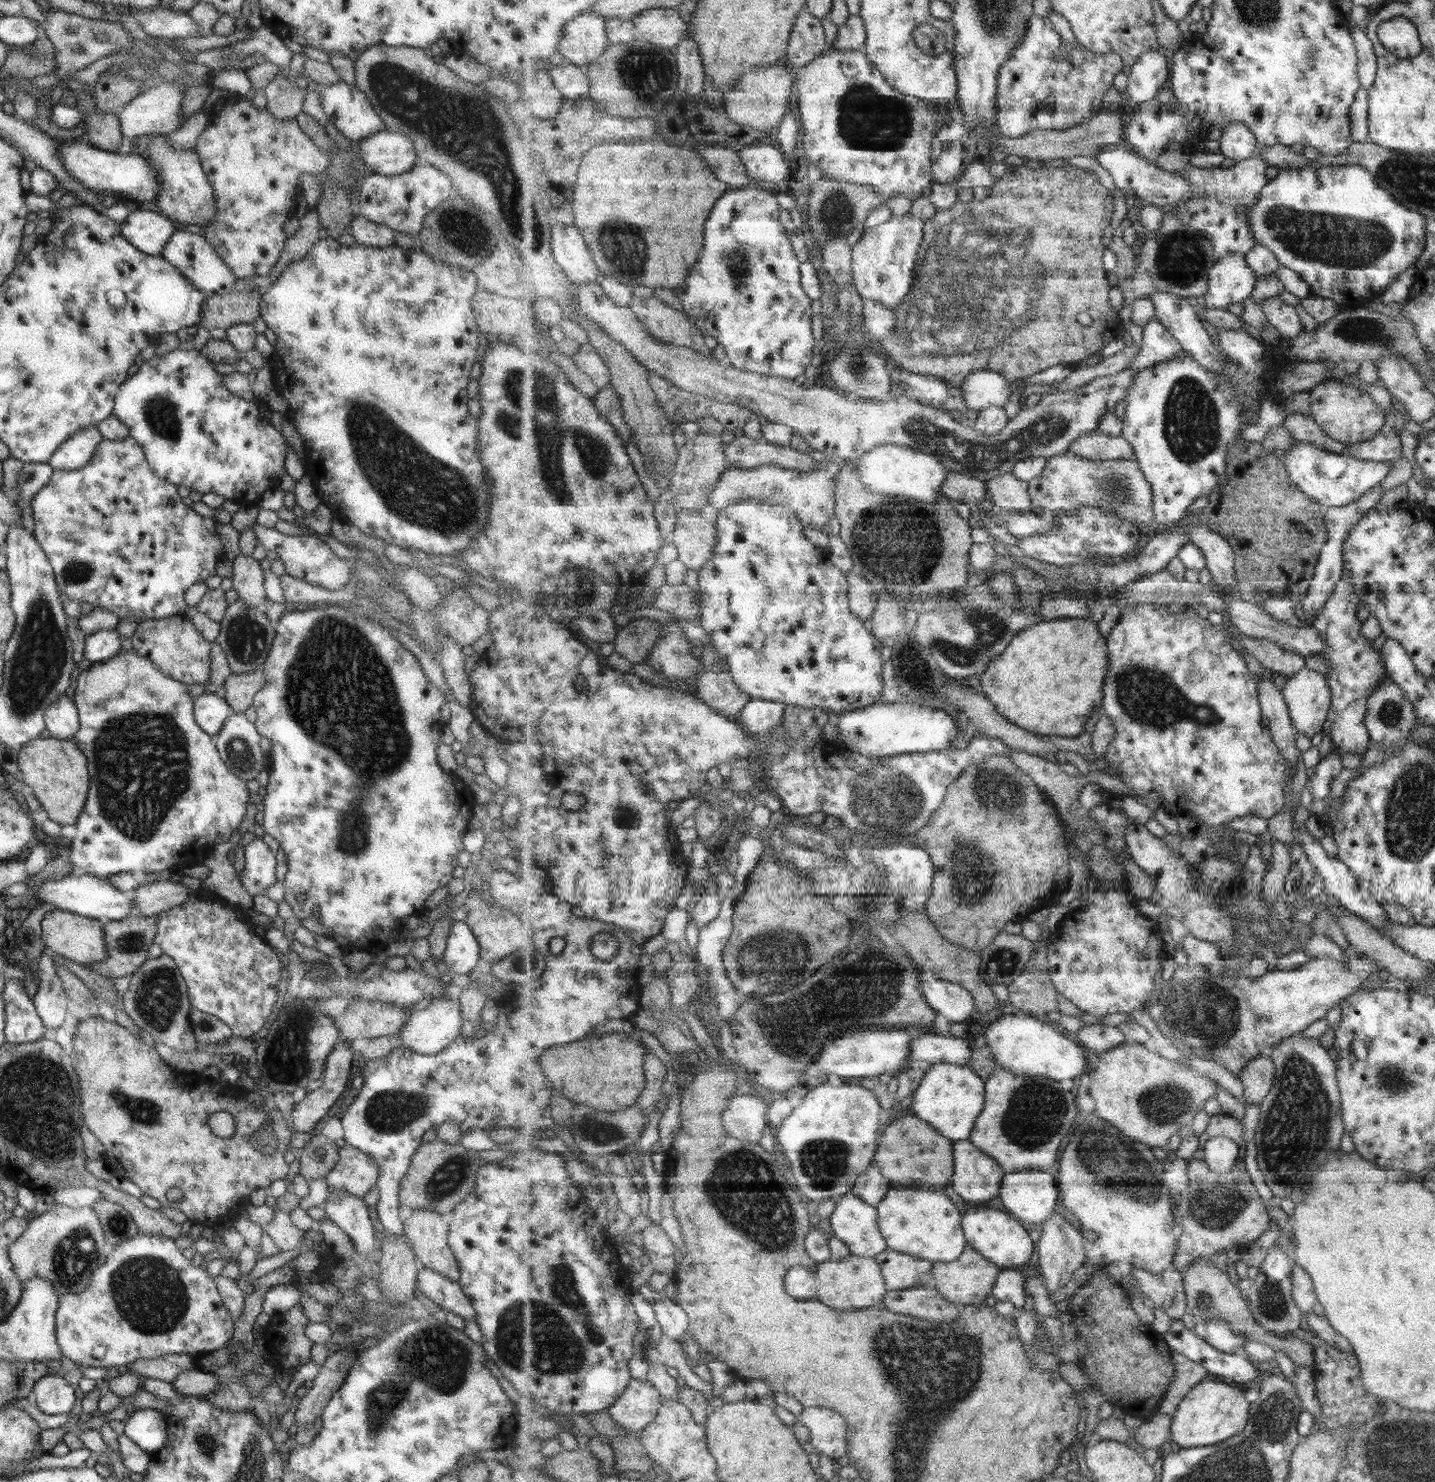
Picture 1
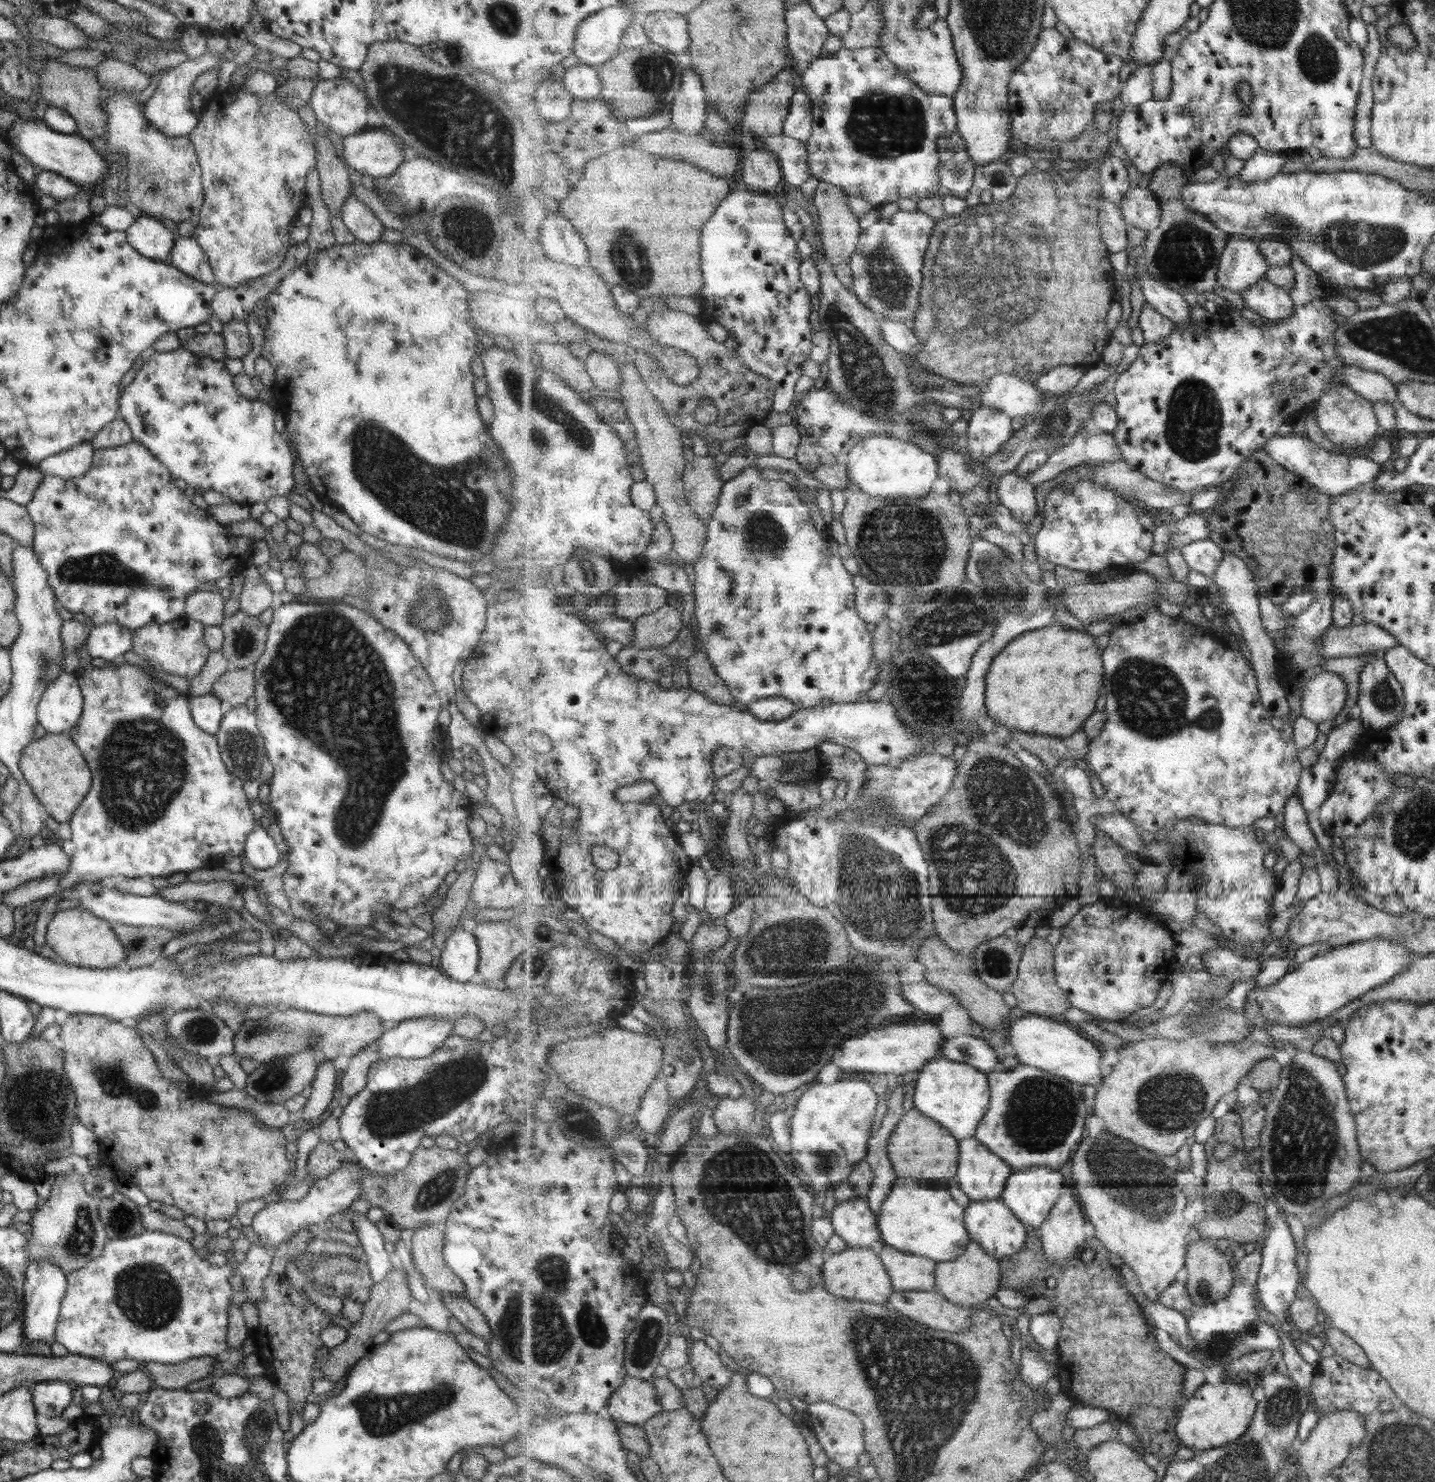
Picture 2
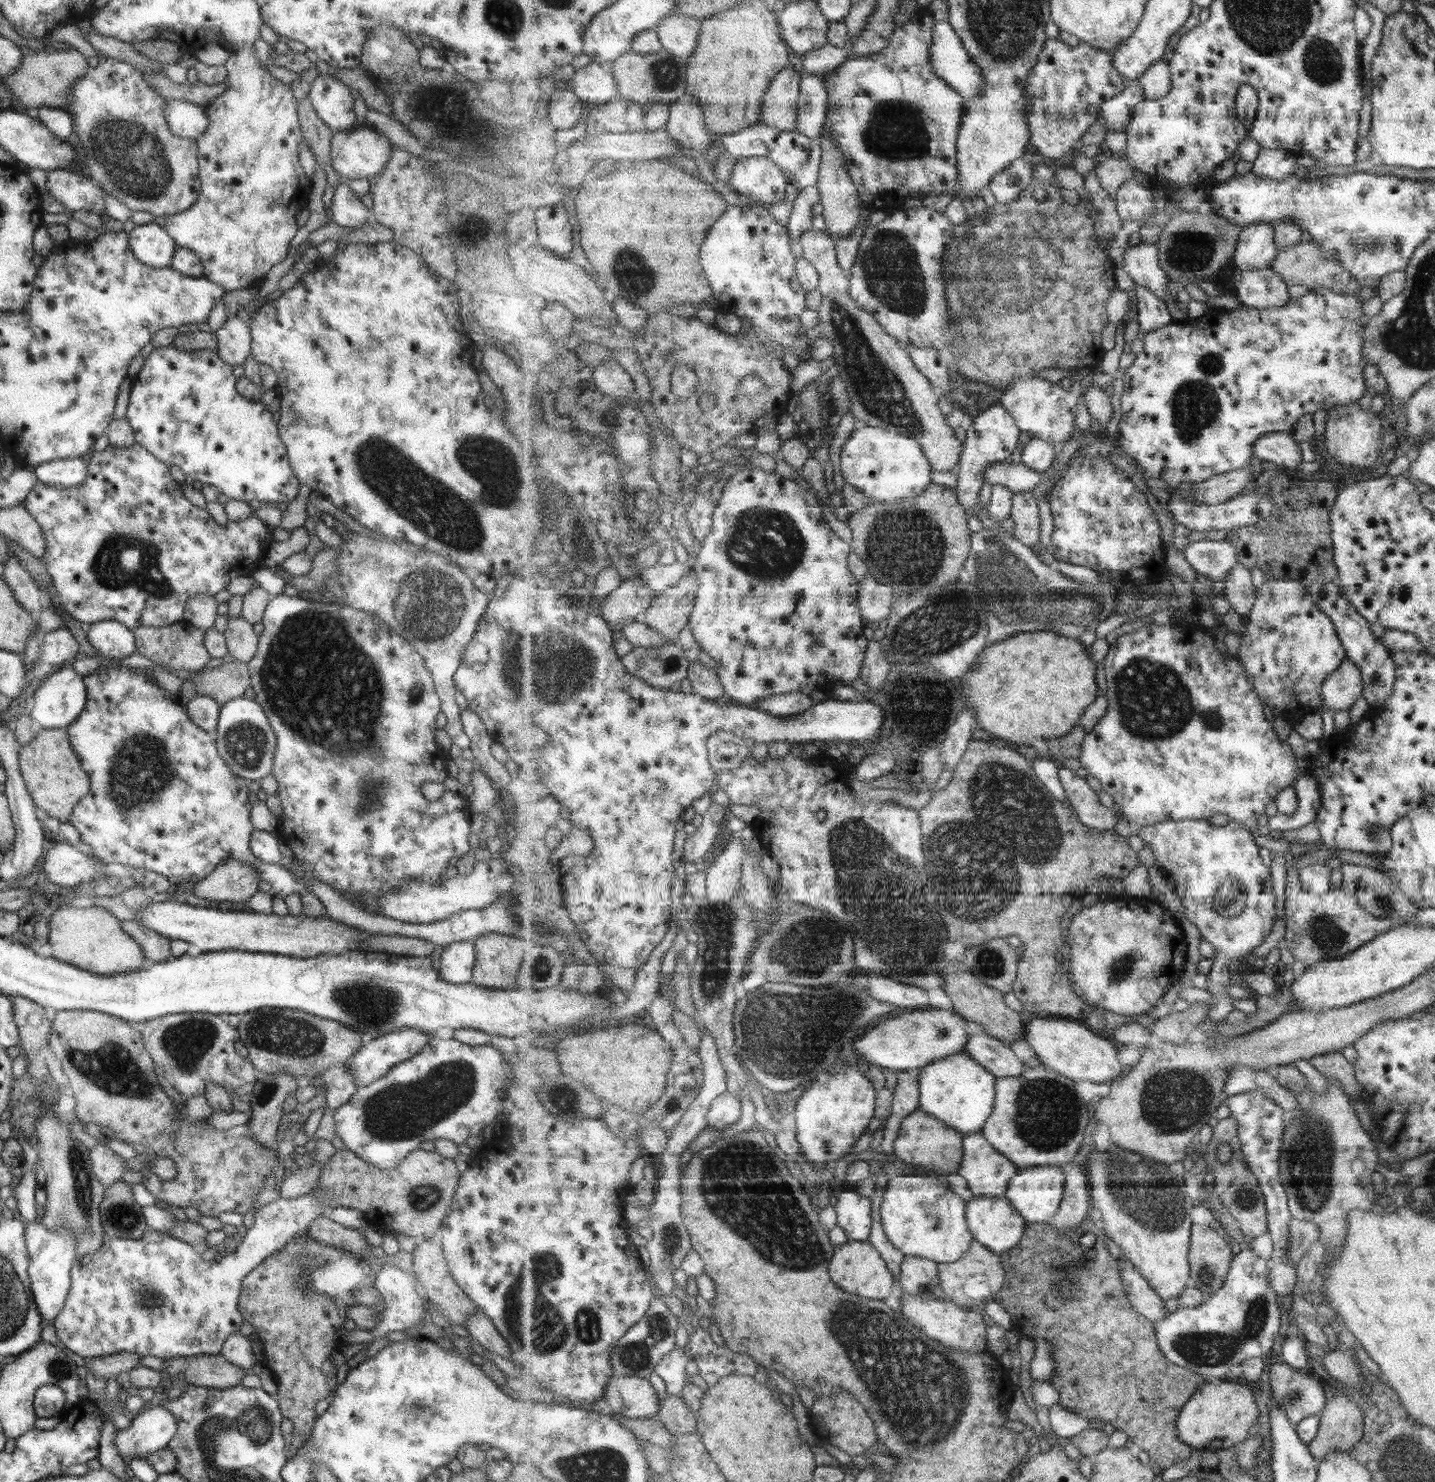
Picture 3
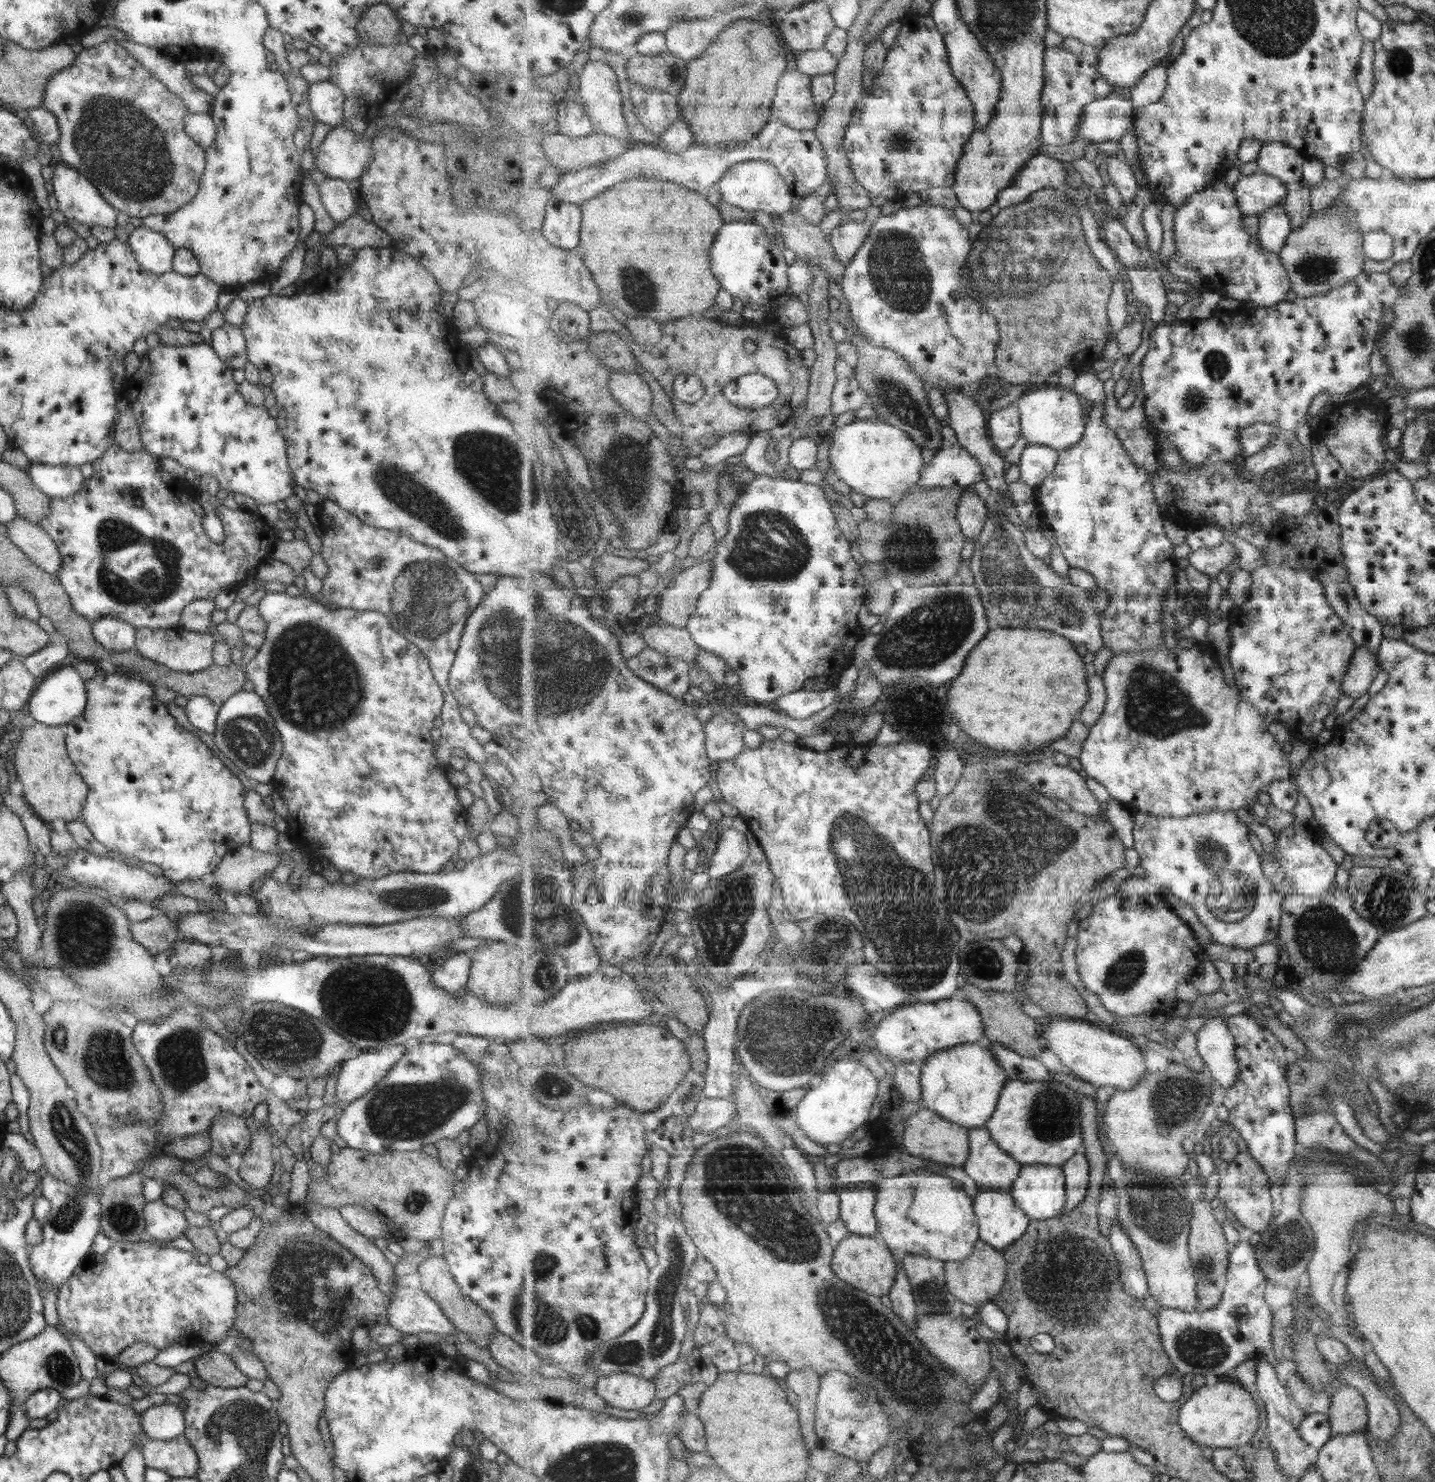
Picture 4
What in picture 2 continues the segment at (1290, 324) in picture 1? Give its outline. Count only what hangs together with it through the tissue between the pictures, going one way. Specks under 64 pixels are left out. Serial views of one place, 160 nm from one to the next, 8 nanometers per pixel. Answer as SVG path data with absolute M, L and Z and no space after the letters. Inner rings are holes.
M1266 276L1250 286L1243 296L1247 308L1263 318L1271 319L1272 322L1289 318L1296 310L1292 295L1284 288L1273 284Z

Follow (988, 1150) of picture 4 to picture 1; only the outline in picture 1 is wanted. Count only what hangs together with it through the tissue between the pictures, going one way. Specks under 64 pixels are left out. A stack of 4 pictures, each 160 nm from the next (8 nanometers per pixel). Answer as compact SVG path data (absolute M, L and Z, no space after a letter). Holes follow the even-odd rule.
M970 1139L955 1141L954 1154L953 1192L975 1206L1000 1196L1006 1172L996 1159L973 1145Z

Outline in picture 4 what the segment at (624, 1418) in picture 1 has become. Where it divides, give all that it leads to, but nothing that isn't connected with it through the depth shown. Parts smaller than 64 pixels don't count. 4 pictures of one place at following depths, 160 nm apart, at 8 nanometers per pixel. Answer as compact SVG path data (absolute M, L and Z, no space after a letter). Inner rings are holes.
M628 1373L601 1377L594 1385L607 1404L623 1410L645 1408L653 1404L658 1393L655 1380Z

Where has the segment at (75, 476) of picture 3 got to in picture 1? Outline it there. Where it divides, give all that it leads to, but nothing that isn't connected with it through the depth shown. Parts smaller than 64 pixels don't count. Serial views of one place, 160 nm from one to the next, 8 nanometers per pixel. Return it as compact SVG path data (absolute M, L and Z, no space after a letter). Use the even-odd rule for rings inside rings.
M96 425L76 430L62 442L46 462L52 469L73 470L82 467L92 457L97 443L102 439Z

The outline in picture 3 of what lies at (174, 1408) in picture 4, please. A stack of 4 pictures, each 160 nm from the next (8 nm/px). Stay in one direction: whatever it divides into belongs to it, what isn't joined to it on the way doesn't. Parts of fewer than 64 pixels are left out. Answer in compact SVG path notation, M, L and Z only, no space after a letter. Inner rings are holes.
M156 1403L132 1416L130 1426L116 1430L114 1450L124 1460L145 1459L148 1454L166 1448L175 1430L173 1420Z

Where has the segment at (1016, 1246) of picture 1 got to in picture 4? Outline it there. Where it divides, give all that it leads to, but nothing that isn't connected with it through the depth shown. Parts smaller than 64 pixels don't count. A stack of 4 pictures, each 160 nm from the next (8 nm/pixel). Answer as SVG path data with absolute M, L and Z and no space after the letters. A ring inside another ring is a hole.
M980 1191L974 1197L974 1211L980 1227L980 1240L1003 1250L1019 1240L1031 1225L1031 1218L1017 1206L1011 1193Z

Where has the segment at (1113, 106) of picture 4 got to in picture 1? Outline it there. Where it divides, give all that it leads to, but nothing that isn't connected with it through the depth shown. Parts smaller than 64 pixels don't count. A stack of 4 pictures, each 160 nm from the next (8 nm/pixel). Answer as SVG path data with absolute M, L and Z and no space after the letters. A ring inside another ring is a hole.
M1161 51L1142 54L1140 61L1130 70L1124 94L1131 105L1157 98L1160 90L1170 81L1171 69L1167 64L1167 56Z

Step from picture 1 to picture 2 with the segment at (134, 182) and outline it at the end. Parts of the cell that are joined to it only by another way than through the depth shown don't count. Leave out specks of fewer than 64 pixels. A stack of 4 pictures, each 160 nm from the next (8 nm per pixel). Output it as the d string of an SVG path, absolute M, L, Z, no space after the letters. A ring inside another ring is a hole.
M17 118L11 124L9 130L5 130L1 135L6 142L13 146L18 153L23 155L33 167L41 169L43 172L51 172L71 180L71 183L92 191L95 185L101 182L109 172L107 162L101 154L91 147L89 141L85 141L80 135L58 134L45 126L41 120L23 120Z

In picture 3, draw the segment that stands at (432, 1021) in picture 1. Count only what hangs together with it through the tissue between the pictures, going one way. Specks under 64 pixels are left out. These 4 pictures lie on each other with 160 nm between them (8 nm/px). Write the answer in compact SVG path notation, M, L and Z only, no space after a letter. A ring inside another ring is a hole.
M403 1027L395 1032L363 1042L346 1063L355 1086L369 1086L381 1078L391 1065L413 1058L420 1053L431 1035L417 1029Z

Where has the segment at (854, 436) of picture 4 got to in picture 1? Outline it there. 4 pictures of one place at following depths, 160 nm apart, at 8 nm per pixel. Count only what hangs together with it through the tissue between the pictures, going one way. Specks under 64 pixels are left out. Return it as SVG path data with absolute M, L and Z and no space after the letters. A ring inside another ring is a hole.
M880 444L875 450L870 450L854 464L859 466L858 470L862 481L872 491L896 497L903 495L927 504L938 502L949 473L944 463L935 458L934 455L914 450L910 446L895 444Z

